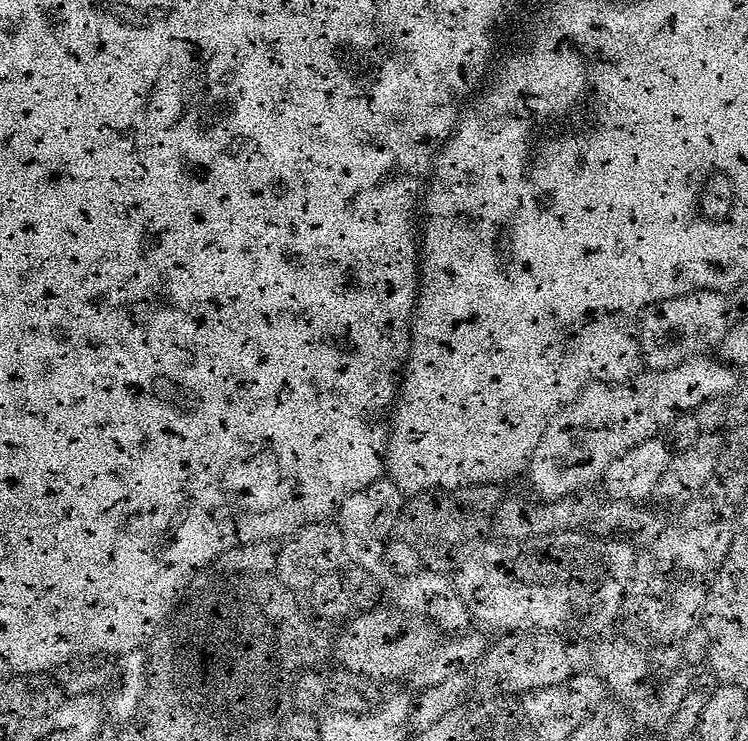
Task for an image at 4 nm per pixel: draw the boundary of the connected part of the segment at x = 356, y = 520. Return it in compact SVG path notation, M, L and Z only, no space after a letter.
M387 478L370 482L370 486L350 494L334 517L334 523L342 530L345 557L352 560L355 567L370 570L395 607L423 614L441 633L460 634L469 627L470 613L455 583L449 577L447 580L443 571L421 570L416 576L399 576L390 570L390 566L386 566L386 546L396 532L396 523L400 511L404 509L405 499L405 493L400 492L398 486L394 486L394 482Z

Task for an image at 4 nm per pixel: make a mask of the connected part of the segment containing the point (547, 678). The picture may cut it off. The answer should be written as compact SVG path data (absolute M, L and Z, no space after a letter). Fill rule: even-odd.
M512 630L501 640L493 639L482 661L483 667L488 667L488 672L500 683L499 691L504 694L523 694L533 692L535 688L554 686L566 677L573 675L572 656L568 653L565 637L555 632L538 632L535 630Z

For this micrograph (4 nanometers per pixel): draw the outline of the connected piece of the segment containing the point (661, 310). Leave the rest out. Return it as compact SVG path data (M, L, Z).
M705 288L651 304L639 319L642 325L642 356L647 367L673 368L692 356L702 356L715 350L730 327L728 304L730 308L730 300L725 293Z

